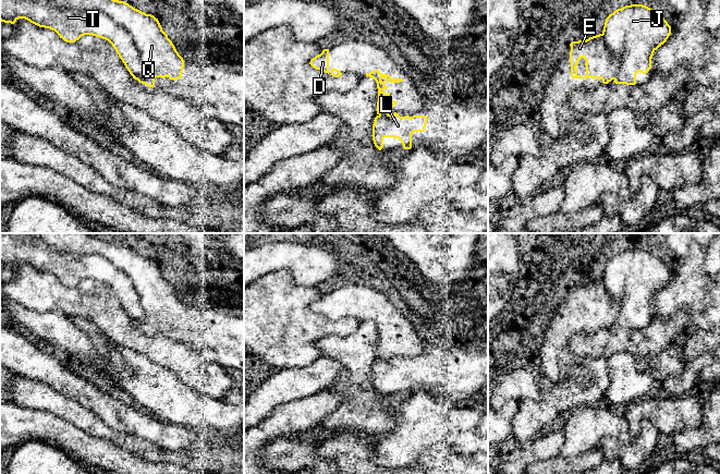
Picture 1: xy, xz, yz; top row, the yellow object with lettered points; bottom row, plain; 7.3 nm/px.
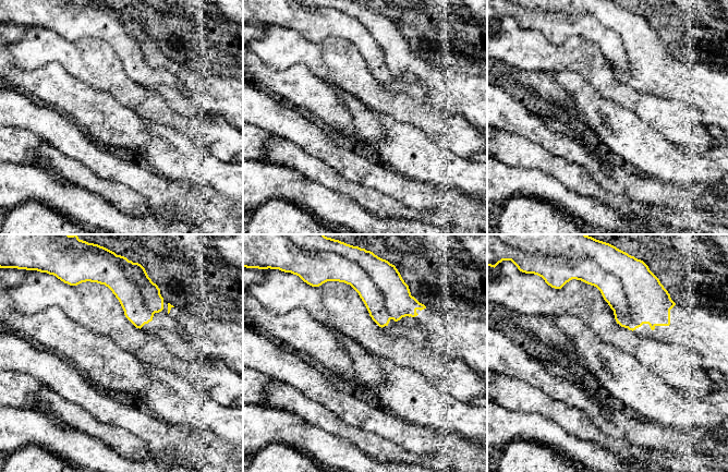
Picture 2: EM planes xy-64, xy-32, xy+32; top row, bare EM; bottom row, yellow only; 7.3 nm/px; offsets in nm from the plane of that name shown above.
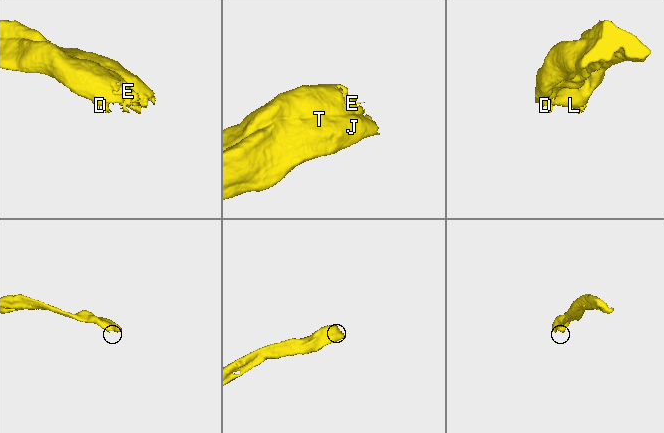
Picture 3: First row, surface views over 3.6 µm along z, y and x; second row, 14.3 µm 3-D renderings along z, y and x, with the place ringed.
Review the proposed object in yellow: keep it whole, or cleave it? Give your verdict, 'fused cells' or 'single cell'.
fused cells

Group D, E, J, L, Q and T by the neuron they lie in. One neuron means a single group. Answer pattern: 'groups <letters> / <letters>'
groups D E T / J L Q

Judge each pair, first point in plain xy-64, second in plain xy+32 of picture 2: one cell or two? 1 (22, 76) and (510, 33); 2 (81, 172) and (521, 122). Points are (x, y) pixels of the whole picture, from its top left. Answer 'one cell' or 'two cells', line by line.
1: two cells
2: two cells

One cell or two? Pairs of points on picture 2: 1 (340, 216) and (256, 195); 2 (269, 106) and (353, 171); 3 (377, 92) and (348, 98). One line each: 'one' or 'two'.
1: one
2: one
3: two

